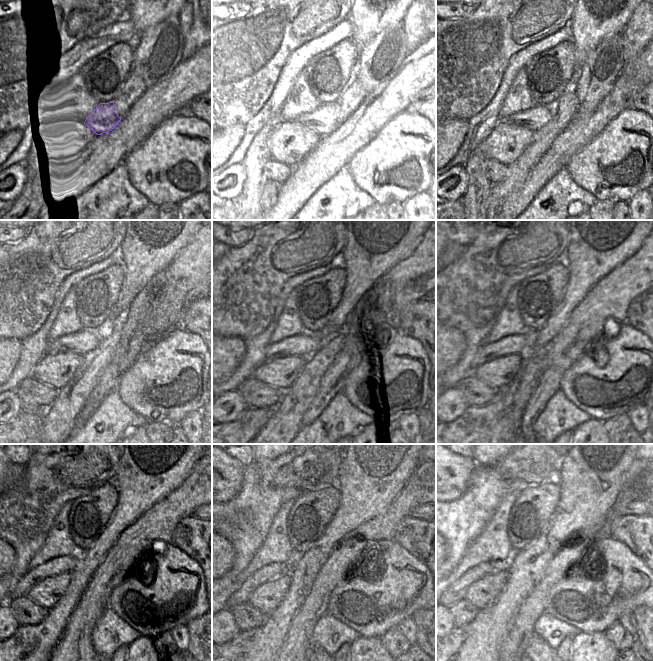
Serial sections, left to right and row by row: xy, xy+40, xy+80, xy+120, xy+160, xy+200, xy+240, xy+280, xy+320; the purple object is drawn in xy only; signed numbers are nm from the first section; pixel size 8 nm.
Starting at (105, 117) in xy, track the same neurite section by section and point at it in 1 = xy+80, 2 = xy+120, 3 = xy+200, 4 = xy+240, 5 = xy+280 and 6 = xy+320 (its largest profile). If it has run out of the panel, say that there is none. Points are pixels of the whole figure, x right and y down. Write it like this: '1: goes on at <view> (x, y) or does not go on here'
1: goes on at xy+80 (535, 118)
2: goes on at xy+120 (84, 341)
3: goes on at xy+200 (518, 344)
4: goes on at xy+240 (53, 568)
5: goes on at xy+280 (270, 571)
6: goes on at xy+320 (456, 592)

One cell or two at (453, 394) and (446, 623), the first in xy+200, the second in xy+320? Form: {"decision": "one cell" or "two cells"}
{"decision": "one cell"}

